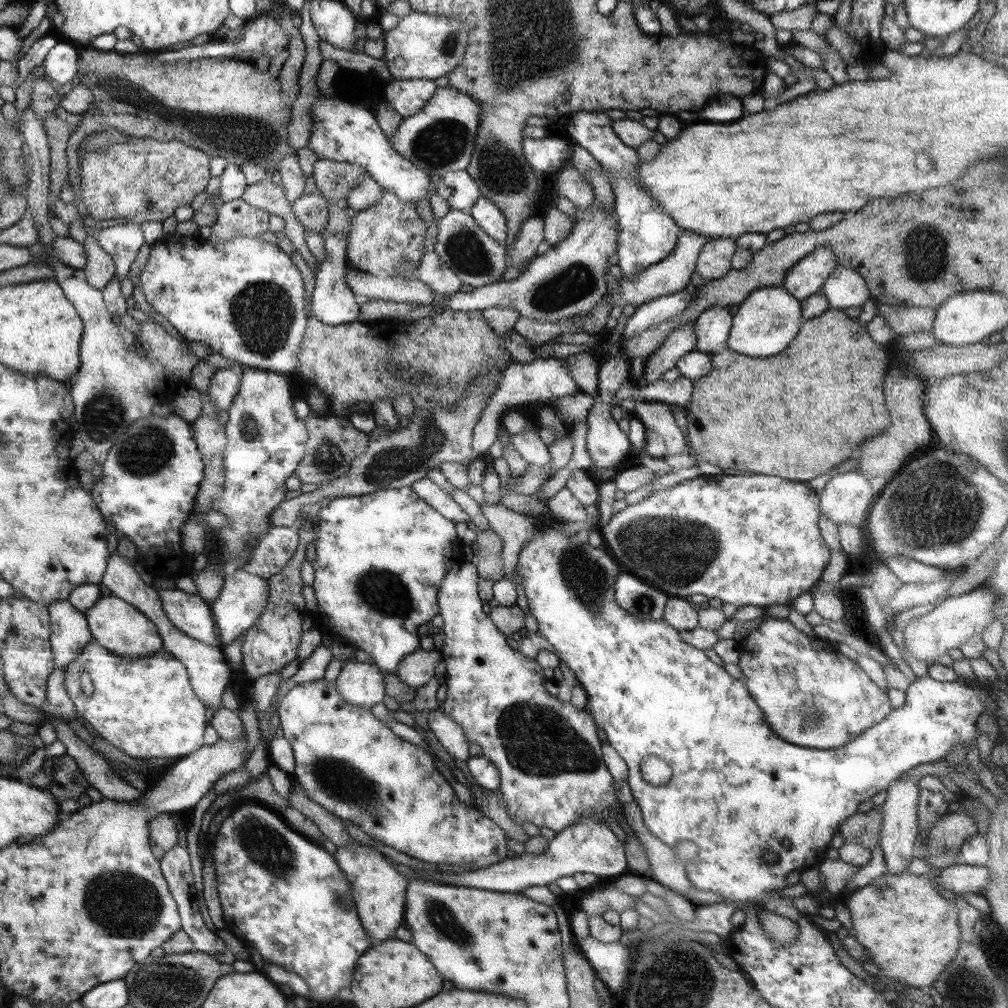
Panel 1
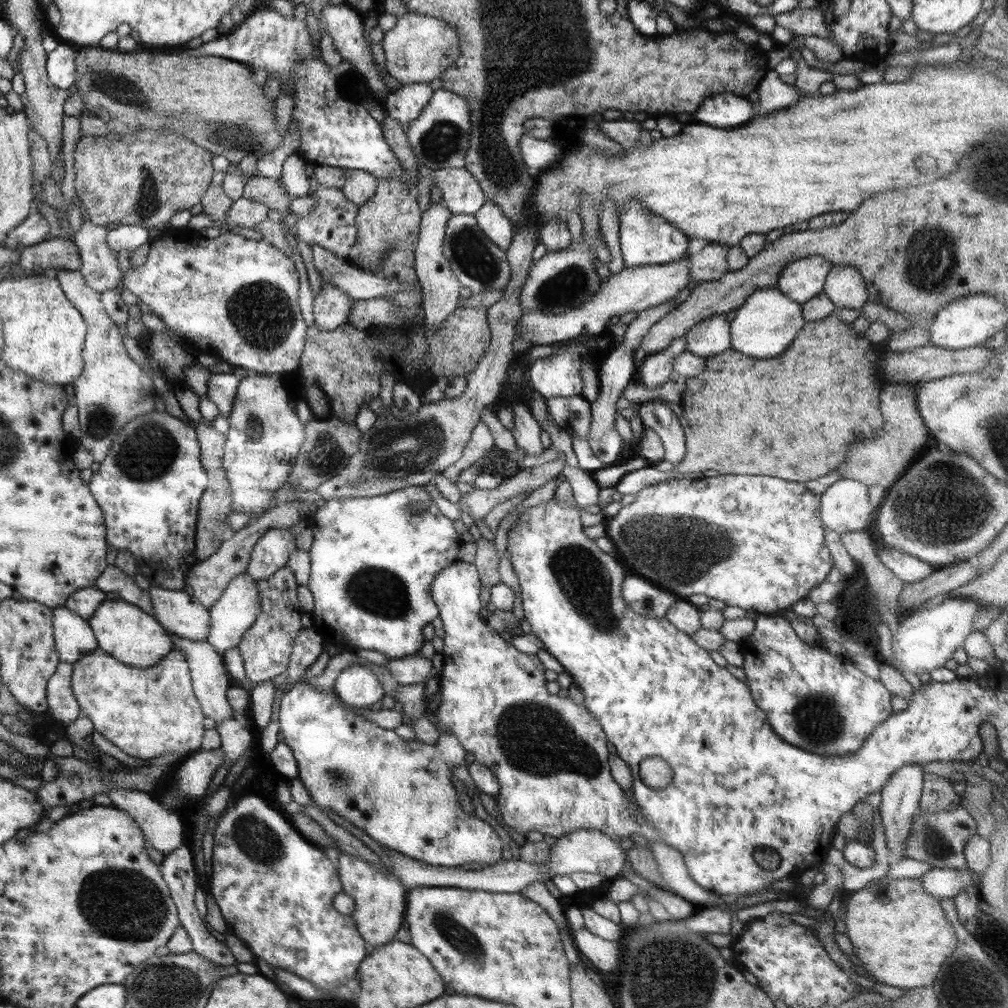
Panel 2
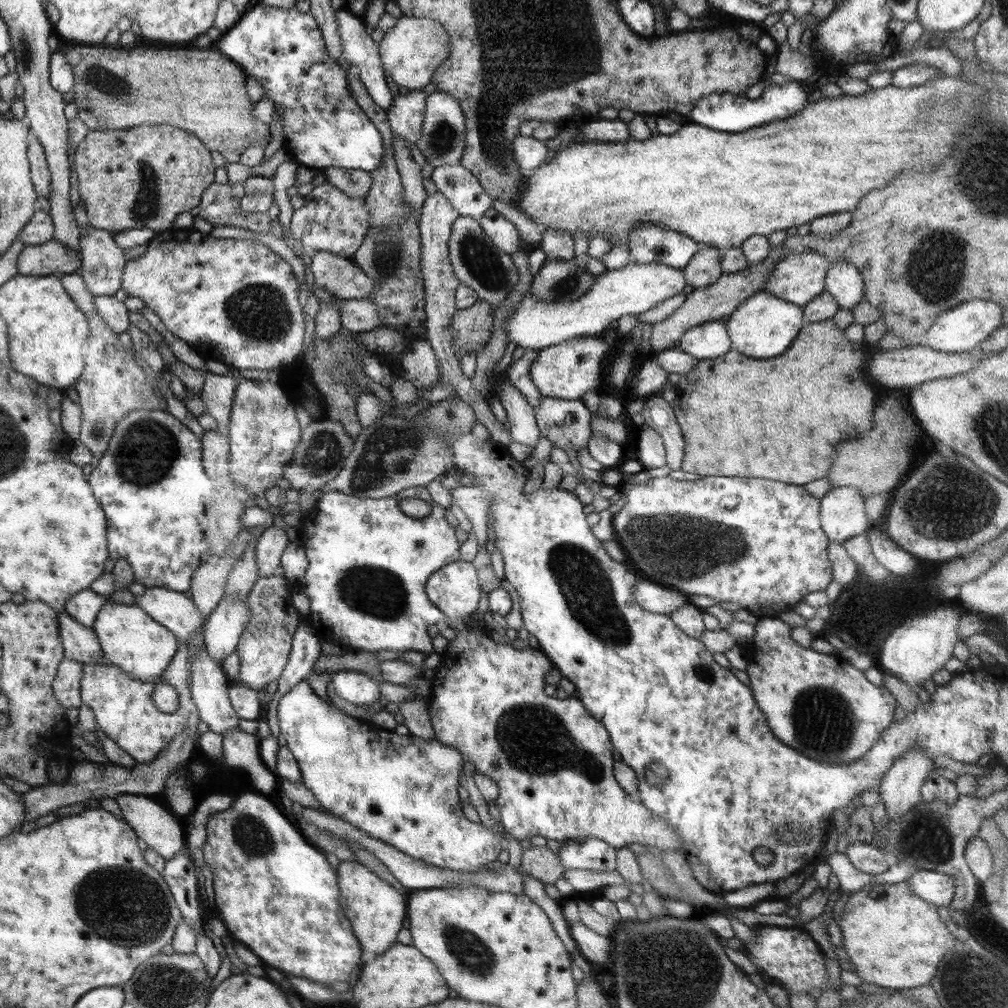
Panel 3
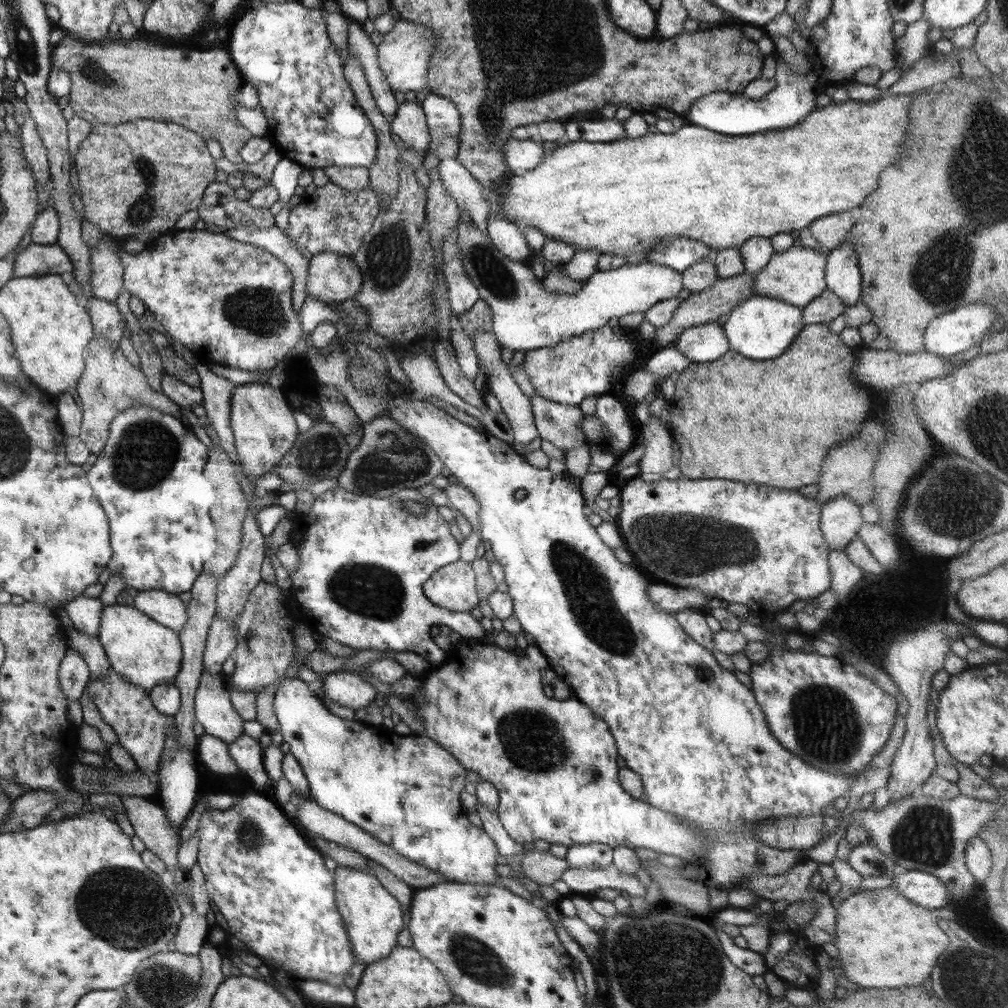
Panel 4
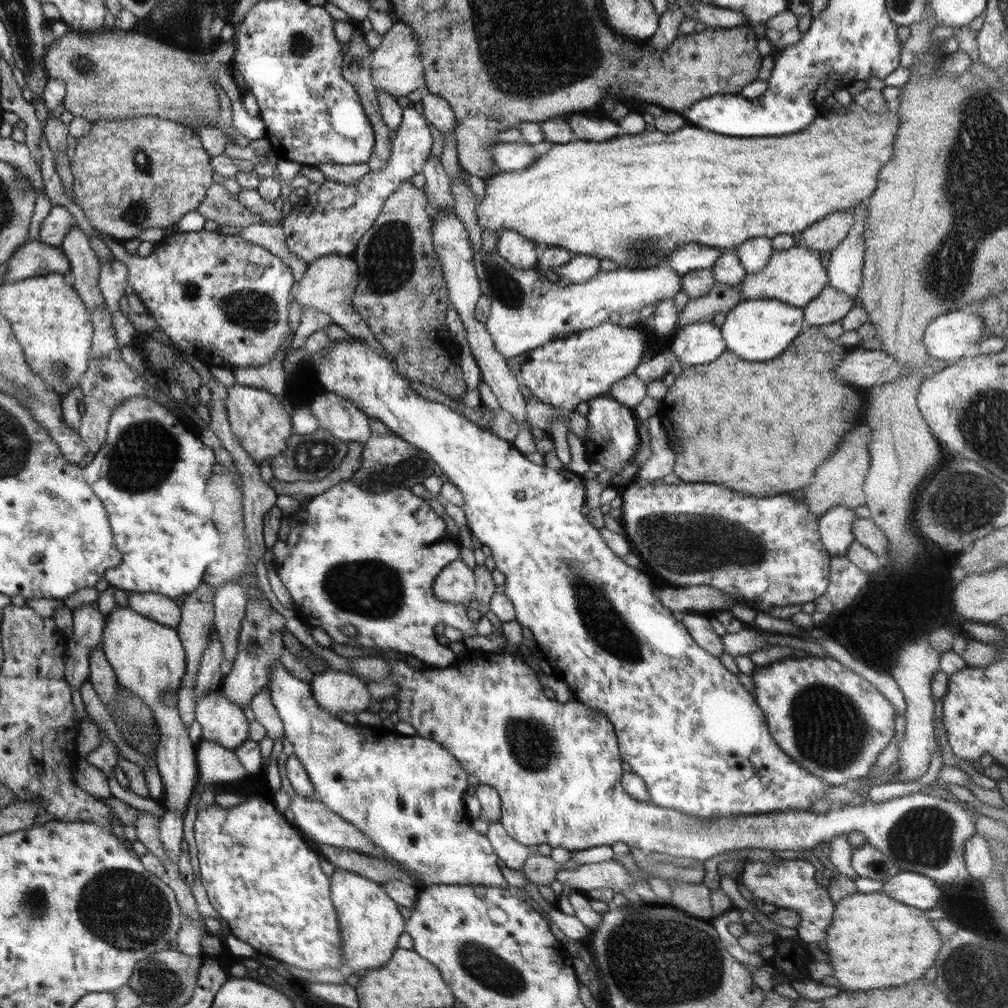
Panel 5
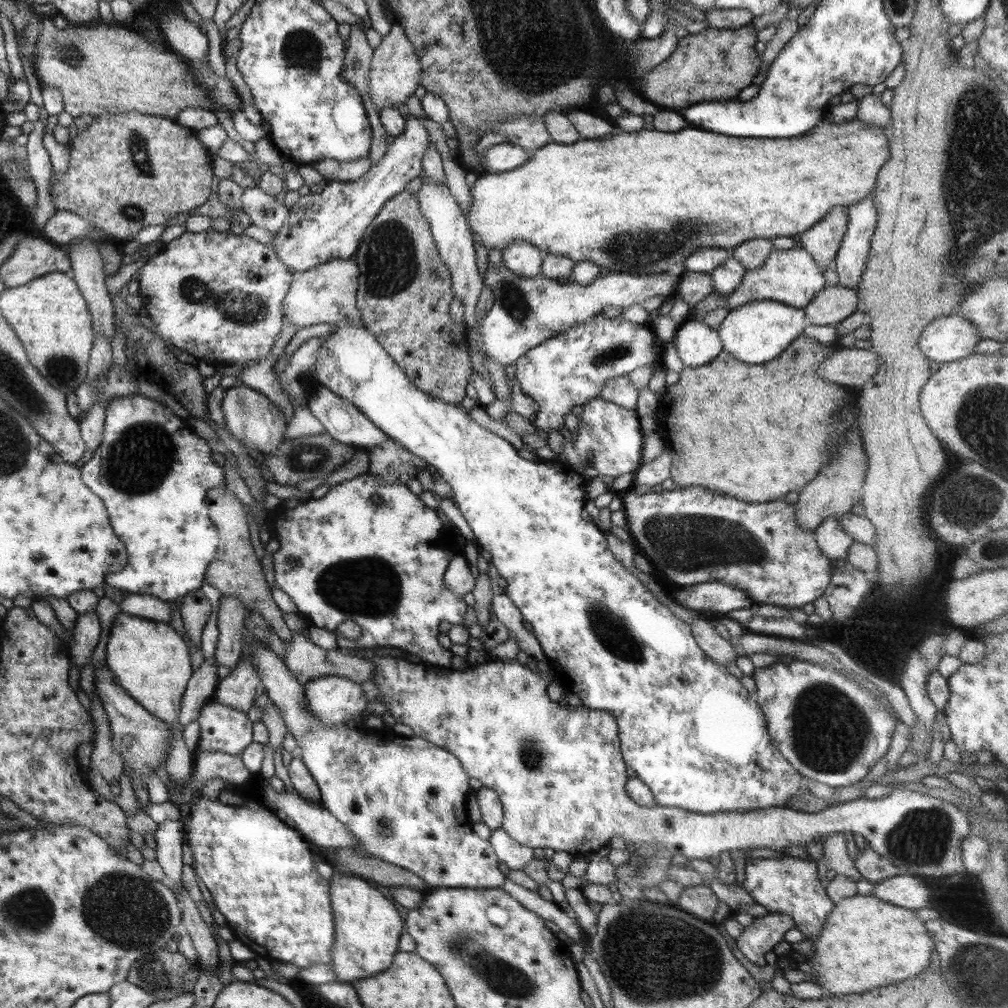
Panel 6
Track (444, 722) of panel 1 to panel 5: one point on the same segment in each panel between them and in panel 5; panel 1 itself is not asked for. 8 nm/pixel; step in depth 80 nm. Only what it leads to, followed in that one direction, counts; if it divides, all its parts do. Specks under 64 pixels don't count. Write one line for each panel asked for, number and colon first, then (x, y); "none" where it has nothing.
2: (399, 792)
3: (402, 790)
4: (403, 790)
5: (405, 793)

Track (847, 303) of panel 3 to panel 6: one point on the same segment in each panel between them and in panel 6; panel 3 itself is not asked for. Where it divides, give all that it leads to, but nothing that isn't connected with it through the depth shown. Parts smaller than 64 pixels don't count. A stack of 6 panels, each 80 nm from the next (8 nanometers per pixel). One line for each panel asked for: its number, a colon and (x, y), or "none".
4: (843, 277)
5: (844, 271)
6: (852, 254)

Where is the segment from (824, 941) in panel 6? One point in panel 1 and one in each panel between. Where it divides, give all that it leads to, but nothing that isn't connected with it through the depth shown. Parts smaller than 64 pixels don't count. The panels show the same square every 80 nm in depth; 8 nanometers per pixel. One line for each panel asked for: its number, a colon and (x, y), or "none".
1: (912, 931)
2: (900, 932)
3: (896, 939)
4: (885, 941)
5: (874, 941)

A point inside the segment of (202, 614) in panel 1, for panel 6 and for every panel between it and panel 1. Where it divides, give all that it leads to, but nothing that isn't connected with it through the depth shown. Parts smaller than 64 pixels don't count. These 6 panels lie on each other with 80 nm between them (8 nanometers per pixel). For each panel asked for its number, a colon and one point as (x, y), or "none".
2: (181, 614)
3: (174, 610)
4: (167, 609)
5: (162, 609)
6: (142, 605)

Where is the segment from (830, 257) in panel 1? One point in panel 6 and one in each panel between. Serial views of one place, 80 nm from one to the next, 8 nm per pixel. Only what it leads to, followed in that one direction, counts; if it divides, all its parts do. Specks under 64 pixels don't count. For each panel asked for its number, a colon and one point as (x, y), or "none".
2: (801, 280)
3: (798, 278)
4: (797, 275)
5: (796, 276)
6: (793, 277)

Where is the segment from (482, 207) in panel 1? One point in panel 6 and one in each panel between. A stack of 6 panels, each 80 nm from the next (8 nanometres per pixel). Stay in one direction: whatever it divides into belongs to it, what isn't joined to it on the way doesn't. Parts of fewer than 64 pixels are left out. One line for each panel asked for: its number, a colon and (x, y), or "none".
2: (490, 218)
3: (502, 232)
4: (506, 236)
5: (518, 250)
6: (523, 258)

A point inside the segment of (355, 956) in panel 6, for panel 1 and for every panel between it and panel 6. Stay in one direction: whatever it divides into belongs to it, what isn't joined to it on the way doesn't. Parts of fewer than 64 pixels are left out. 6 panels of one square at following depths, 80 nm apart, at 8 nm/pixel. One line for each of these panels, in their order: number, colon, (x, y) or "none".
1: (378, 890)
2: (379, 896)
3: (376, 909)
4: (373, 918)
5: (370, 924)

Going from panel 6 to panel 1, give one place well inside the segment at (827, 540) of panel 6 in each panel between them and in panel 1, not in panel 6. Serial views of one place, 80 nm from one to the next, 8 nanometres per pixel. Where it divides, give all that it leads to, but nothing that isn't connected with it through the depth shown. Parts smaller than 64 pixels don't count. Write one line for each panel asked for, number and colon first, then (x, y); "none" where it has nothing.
1: (846, 498)
2: (845, 506)
3: (842, 511)
4: (841, 520)
5: (835, 527)

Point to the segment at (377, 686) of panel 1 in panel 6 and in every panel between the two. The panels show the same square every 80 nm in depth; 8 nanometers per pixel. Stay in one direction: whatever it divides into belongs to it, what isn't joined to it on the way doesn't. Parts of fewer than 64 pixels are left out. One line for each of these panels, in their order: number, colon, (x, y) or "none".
2: (358, 686)
3: (355, 687)
4: (351, 690)
5: (336, 691)
6: (334, 700)

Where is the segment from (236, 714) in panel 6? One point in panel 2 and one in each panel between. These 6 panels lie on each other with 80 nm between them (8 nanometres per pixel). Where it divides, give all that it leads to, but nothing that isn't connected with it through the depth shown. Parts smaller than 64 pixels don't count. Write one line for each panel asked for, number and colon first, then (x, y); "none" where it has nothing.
2: (211, 680)
3: (210, 683)
4: (213, 709)
5: (222, 721)

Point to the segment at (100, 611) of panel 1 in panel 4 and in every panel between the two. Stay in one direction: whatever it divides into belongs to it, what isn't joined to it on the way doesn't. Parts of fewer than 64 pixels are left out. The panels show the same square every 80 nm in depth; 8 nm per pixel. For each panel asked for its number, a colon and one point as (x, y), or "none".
2: (126, 632)
3: (129, 637)
4: (146, 653)

